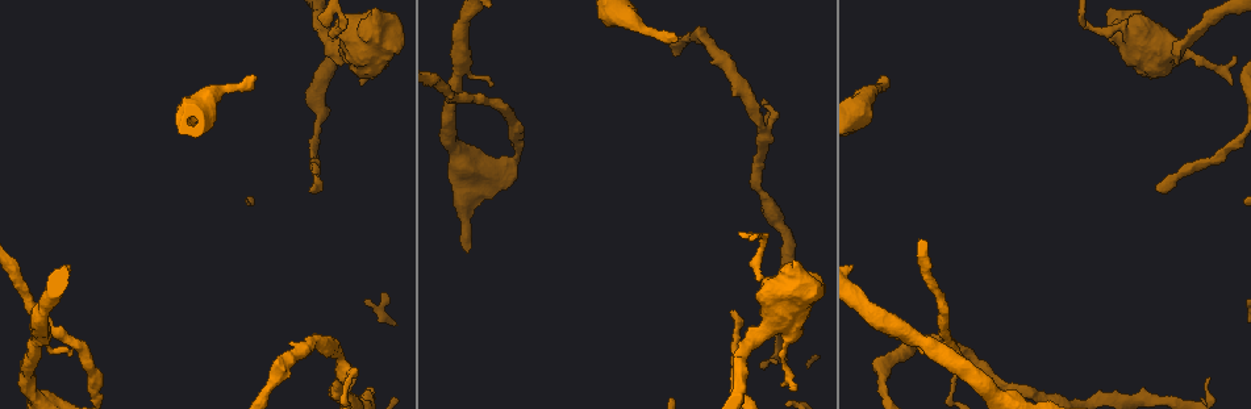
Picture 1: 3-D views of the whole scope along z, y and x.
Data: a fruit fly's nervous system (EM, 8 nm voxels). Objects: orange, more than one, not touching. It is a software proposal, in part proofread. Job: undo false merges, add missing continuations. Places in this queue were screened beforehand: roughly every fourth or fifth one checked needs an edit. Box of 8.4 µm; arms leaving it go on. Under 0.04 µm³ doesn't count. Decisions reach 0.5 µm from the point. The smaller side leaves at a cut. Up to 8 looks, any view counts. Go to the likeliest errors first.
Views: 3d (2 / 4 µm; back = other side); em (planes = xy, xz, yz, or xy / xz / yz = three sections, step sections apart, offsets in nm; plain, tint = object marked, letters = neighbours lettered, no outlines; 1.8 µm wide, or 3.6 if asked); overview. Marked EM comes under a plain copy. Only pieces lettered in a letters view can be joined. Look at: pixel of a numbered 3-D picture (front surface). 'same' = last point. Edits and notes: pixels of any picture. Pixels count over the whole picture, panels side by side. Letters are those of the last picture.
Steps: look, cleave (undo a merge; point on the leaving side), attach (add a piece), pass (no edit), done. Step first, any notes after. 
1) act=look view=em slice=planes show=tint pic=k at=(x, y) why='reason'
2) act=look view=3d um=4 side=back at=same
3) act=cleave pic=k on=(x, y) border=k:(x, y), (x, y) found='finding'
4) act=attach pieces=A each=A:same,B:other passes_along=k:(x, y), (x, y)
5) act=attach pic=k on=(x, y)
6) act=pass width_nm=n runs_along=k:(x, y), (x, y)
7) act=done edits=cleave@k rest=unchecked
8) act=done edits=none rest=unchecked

act=look view=em slice=yz step=4 show=letters pic=1 at=(675, 35) why='branch stops here'

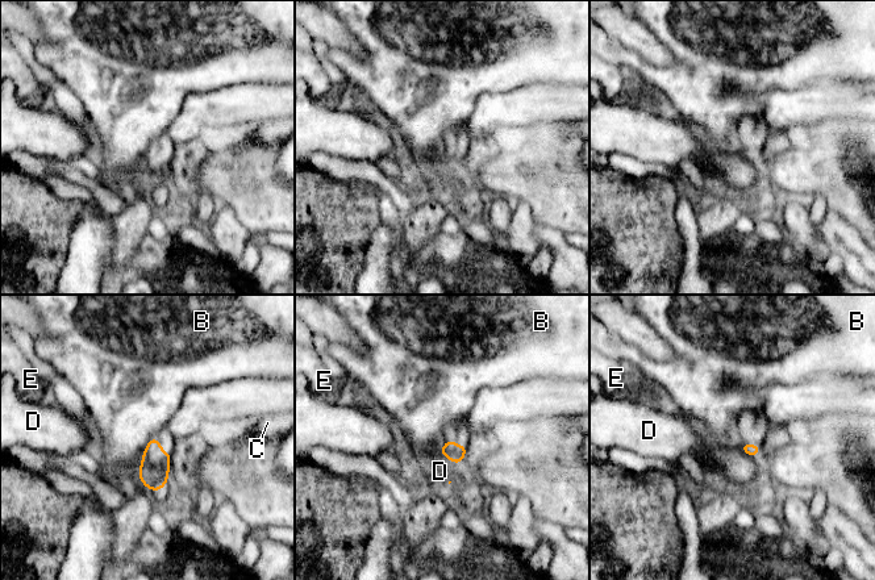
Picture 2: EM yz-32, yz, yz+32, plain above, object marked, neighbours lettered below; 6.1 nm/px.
act=pass each=B:other,C:other,D:other,E:other found='no lettered piece goes on from it'

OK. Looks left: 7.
act=look view=3d um=4 pic=1 at=(344, 368) why='sharp bend'

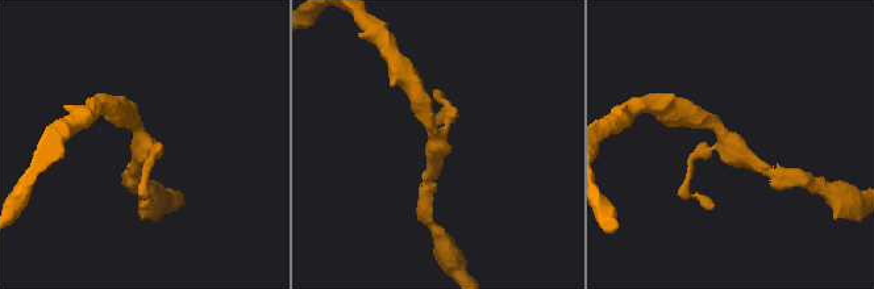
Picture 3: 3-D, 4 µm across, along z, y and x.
act=look view=em slice=planes show=letters pic=3 at=(437, 145) arms=3

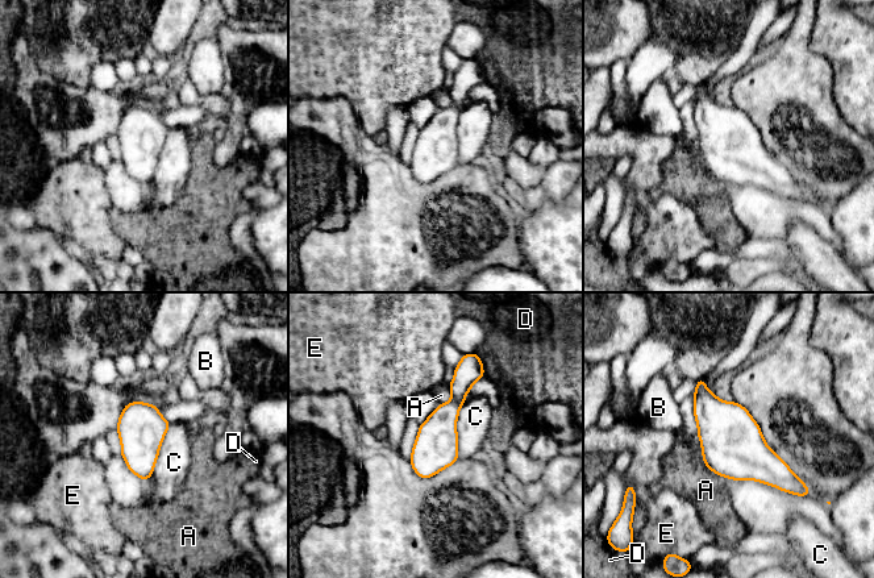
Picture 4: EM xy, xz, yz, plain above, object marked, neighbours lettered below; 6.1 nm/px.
act=pass each=A:other,B:other,C:other,D:other,E:other border=4:(465, 402), (456, 424), (457, 458) found='all the same neuron'

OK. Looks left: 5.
act=look view=3d um=4 pic=1 at=(68, 356) why='branch stops here'

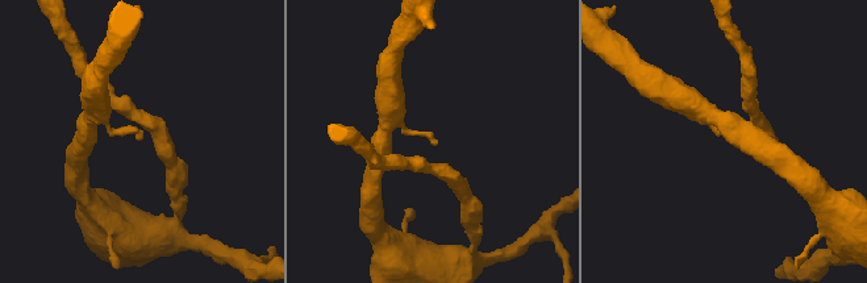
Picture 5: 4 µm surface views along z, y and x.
act=look view=em slice=yz step=4 show=tint pic=5 at=(434, 143) why='now the EM'

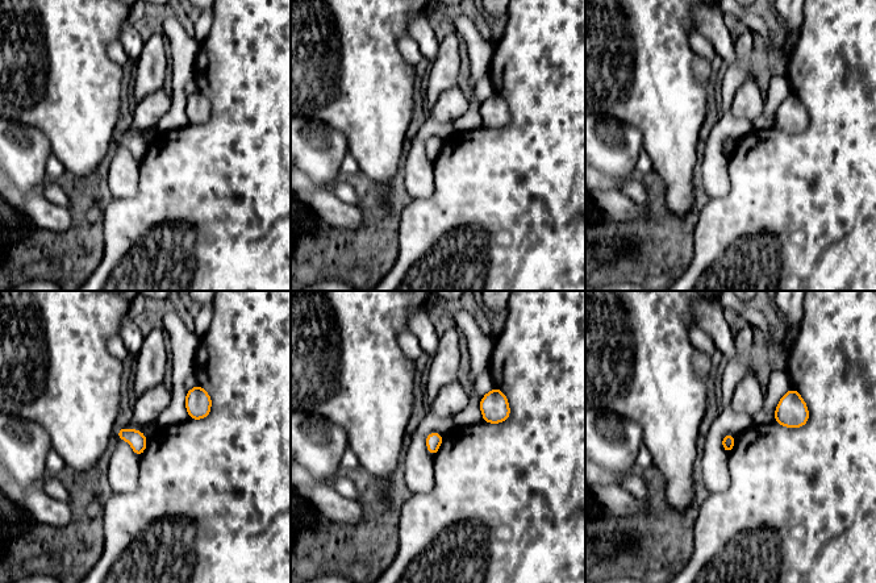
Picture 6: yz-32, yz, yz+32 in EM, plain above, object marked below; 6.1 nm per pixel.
act=look view=em slice=planes show=letters at=same

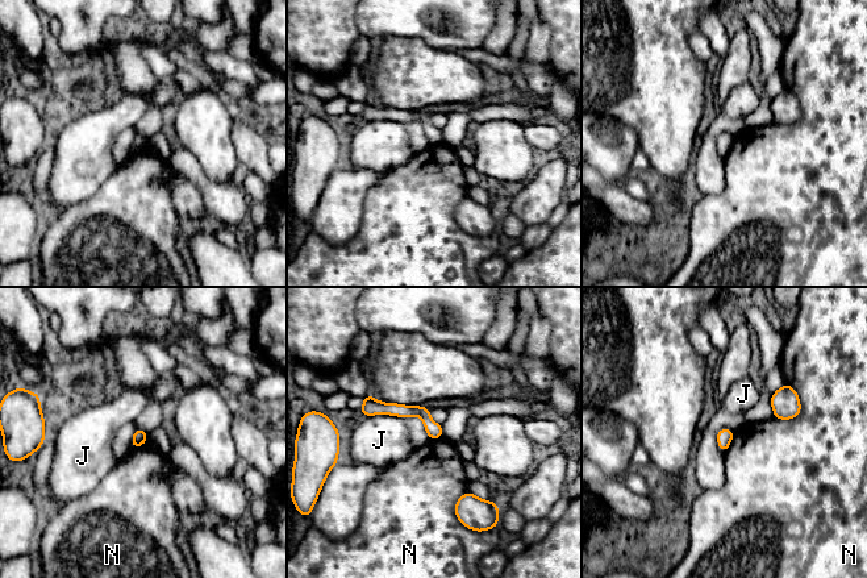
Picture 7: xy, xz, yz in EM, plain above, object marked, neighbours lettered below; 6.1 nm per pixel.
act=pass width_nm=90 each=J:other,N:other border=7:(786, 382), (800, 412), (782, 420) found='none of them fits'

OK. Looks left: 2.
act=done edits=none rest=unchecked

